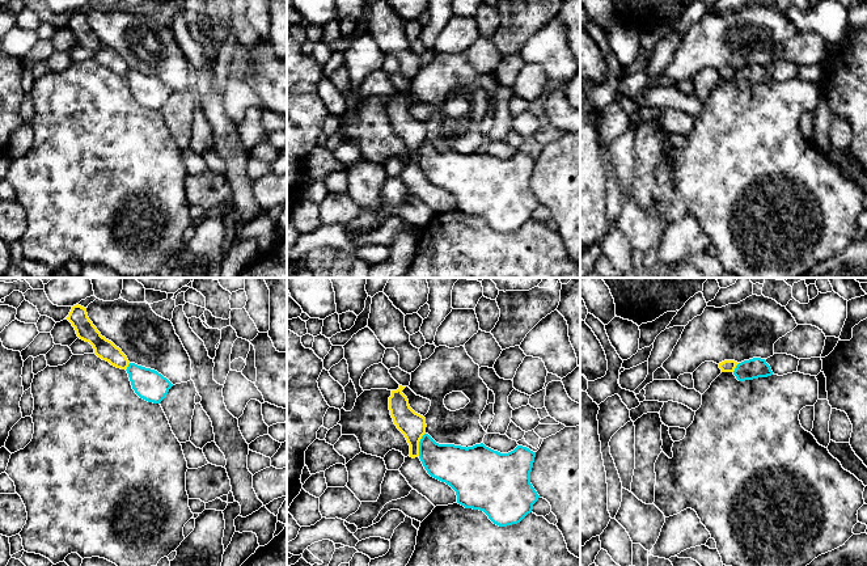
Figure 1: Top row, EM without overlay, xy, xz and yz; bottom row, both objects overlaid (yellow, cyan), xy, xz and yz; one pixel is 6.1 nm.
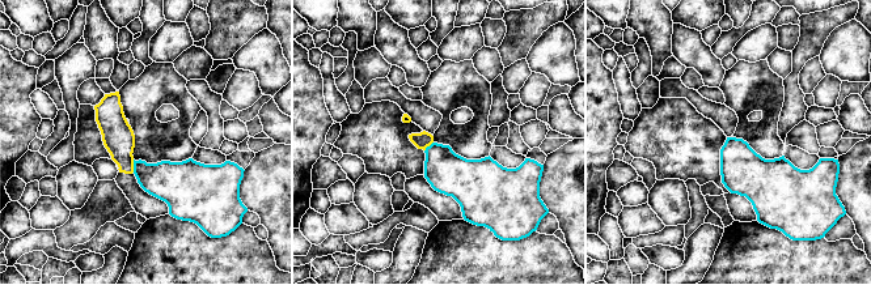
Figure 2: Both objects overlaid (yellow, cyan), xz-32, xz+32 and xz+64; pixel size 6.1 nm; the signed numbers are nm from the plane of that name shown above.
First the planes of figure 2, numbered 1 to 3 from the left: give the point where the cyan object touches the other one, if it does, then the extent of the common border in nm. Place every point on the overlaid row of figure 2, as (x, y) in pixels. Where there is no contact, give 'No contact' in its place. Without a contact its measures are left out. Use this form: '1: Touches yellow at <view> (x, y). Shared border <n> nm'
1: Touches yellow at xz-32 (132, 166). Shared border 80 nm
2: Touches yellow at xz+32 (427, 145). Shared border 80 nm
3: No contact

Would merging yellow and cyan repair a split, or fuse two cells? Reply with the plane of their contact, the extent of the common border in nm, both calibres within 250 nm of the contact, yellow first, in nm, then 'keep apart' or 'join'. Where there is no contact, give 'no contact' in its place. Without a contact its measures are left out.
xz | 150 nm | 160/240 nm | keep apart

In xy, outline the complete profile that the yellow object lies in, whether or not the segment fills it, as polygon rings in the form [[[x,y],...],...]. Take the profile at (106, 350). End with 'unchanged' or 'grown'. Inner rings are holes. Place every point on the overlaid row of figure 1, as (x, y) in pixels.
[[[76,304],[72,307],[67,320],[72,324],[80,339],[89,342],[94,354],[111,366],[127,369],[130,362],[127,356],[111,341],[101,335],[93,322],[89,320],[86,308]]]; unchanged

